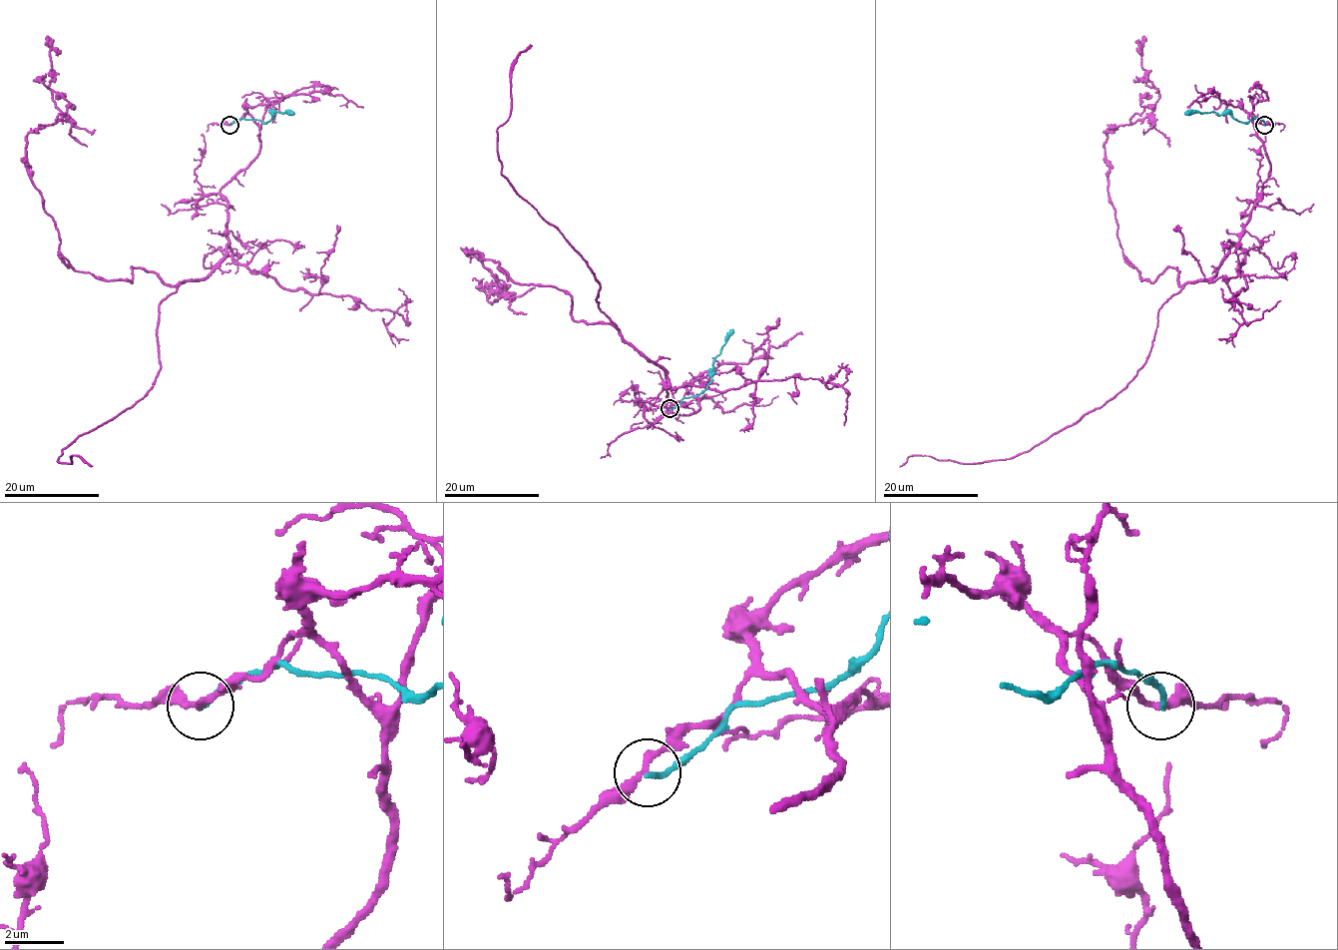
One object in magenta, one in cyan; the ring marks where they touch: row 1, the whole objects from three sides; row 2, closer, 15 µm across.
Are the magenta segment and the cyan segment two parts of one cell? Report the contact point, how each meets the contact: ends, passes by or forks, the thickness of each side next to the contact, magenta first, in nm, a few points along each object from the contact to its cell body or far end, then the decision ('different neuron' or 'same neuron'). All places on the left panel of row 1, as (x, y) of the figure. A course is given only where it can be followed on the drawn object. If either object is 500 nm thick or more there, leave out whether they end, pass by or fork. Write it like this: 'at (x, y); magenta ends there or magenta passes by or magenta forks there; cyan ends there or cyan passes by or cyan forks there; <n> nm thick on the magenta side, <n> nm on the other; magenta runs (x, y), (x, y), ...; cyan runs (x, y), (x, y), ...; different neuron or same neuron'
at (229, 125); magenta passes by; cyan ends there; 200 nm thick on the magenta side, 170 nm on the other; magenta runs (229, 124), (260, 148), (205, 277), (78, 271), (26, 155), (60, 120), (47, 36); cyan runs (229, 124), (242, 118), (264, 123), (274, 112), (293, 114); different neuron

